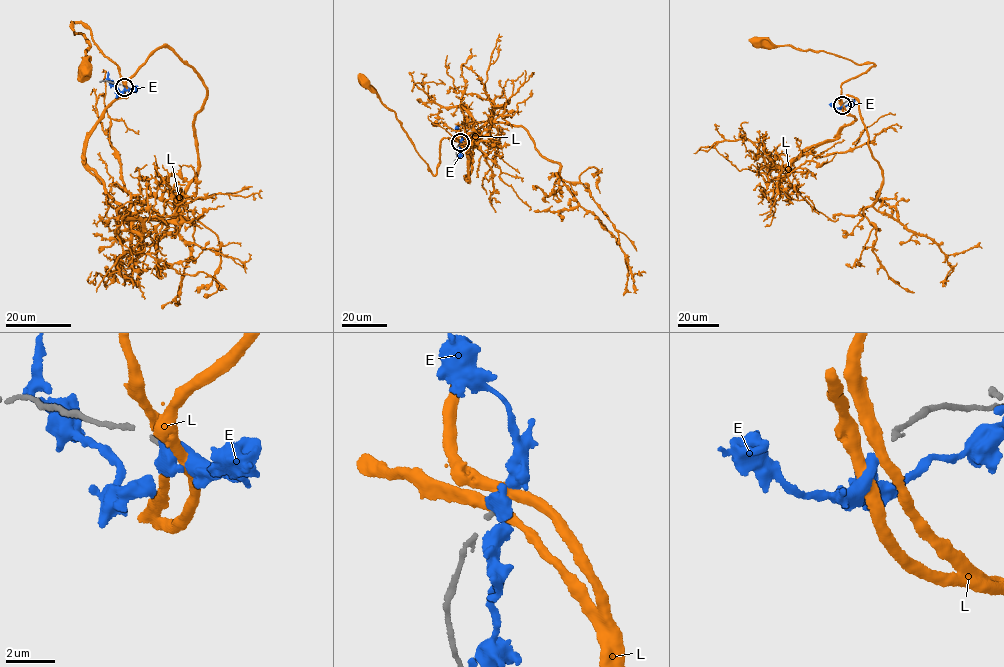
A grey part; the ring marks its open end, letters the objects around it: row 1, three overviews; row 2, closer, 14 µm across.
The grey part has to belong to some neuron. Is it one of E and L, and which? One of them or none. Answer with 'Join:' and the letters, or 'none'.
Join: none

